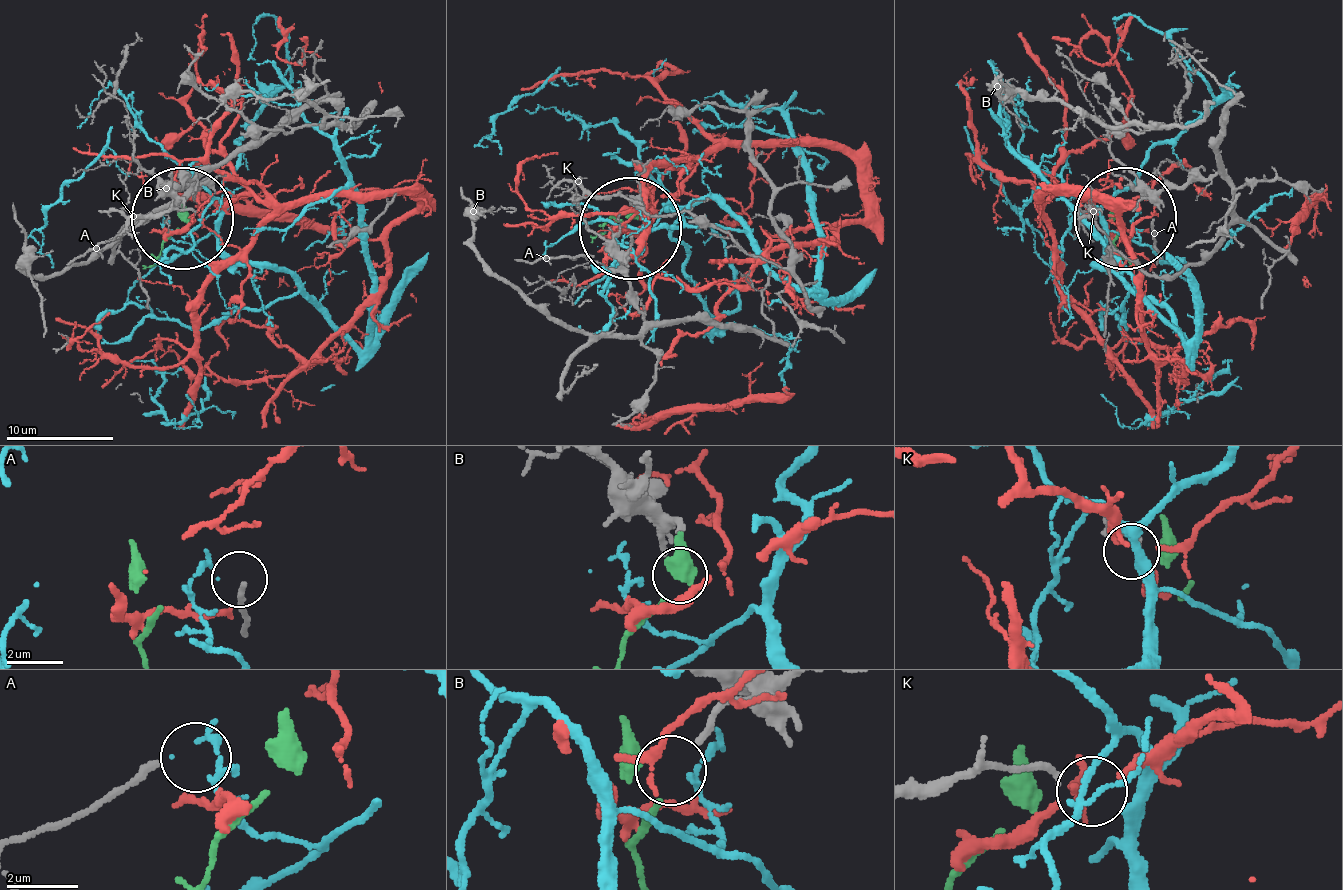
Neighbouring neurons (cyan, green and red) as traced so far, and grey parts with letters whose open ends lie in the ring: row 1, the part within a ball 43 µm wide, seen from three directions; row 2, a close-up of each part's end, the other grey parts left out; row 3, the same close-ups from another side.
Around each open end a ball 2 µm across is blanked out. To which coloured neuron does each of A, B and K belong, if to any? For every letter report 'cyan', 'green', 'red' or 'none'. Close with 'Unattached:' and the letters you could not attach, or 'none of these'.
A: none
B: green
K: cyan
Unattached: A

